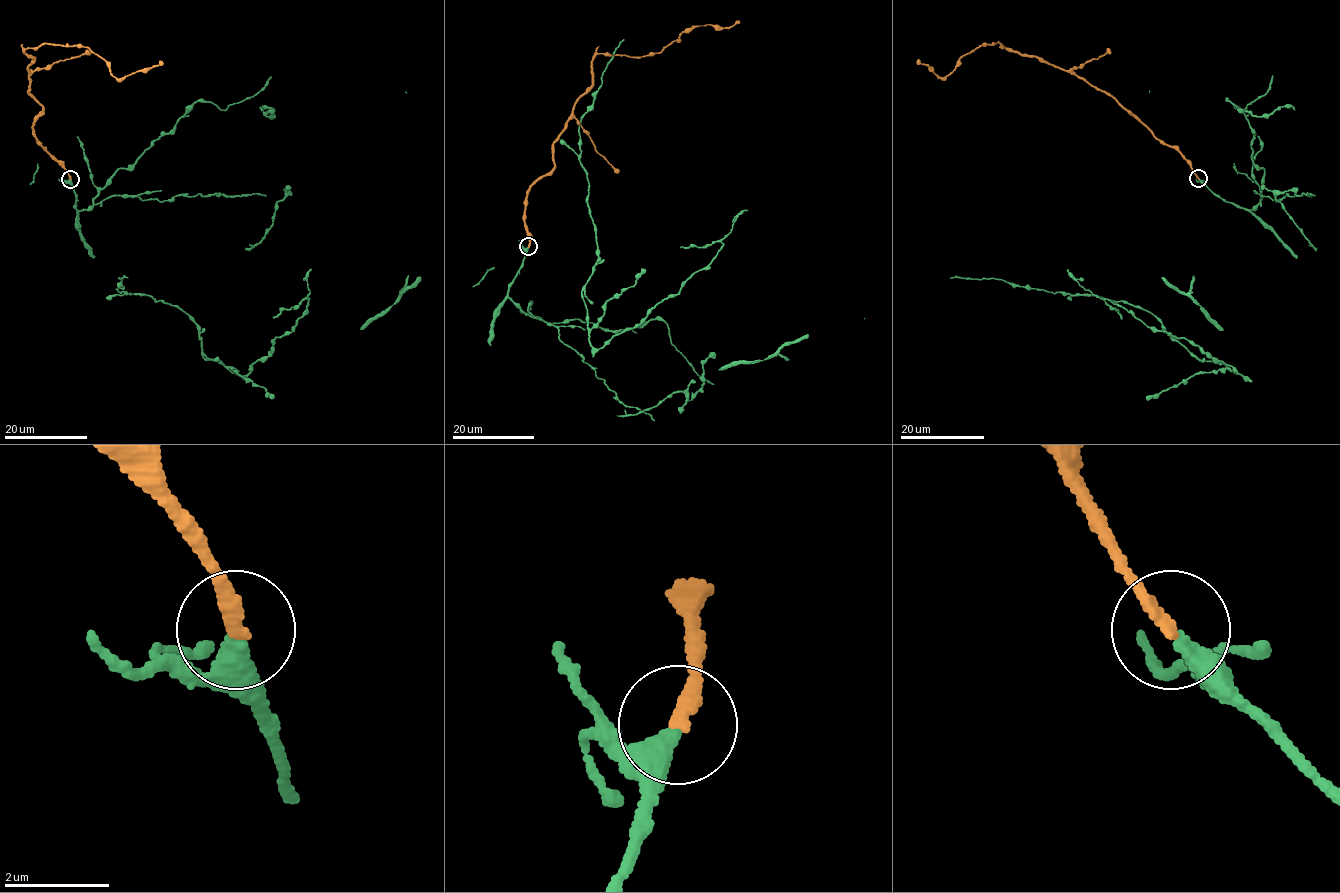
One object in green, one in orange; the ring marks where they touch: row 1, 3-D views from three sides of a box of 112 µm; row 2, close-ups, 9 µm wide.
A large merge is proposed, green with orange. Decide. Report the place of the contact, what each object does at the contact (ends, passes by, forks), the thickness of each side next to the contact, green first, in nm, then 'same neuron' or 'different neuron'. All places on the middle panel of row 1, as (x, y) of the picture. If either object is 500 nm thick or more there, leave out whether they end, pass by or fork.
at (528, 246); green ends there; orange ends there; 360 nm thick on the green side, 280 nm on the other; same neuron

